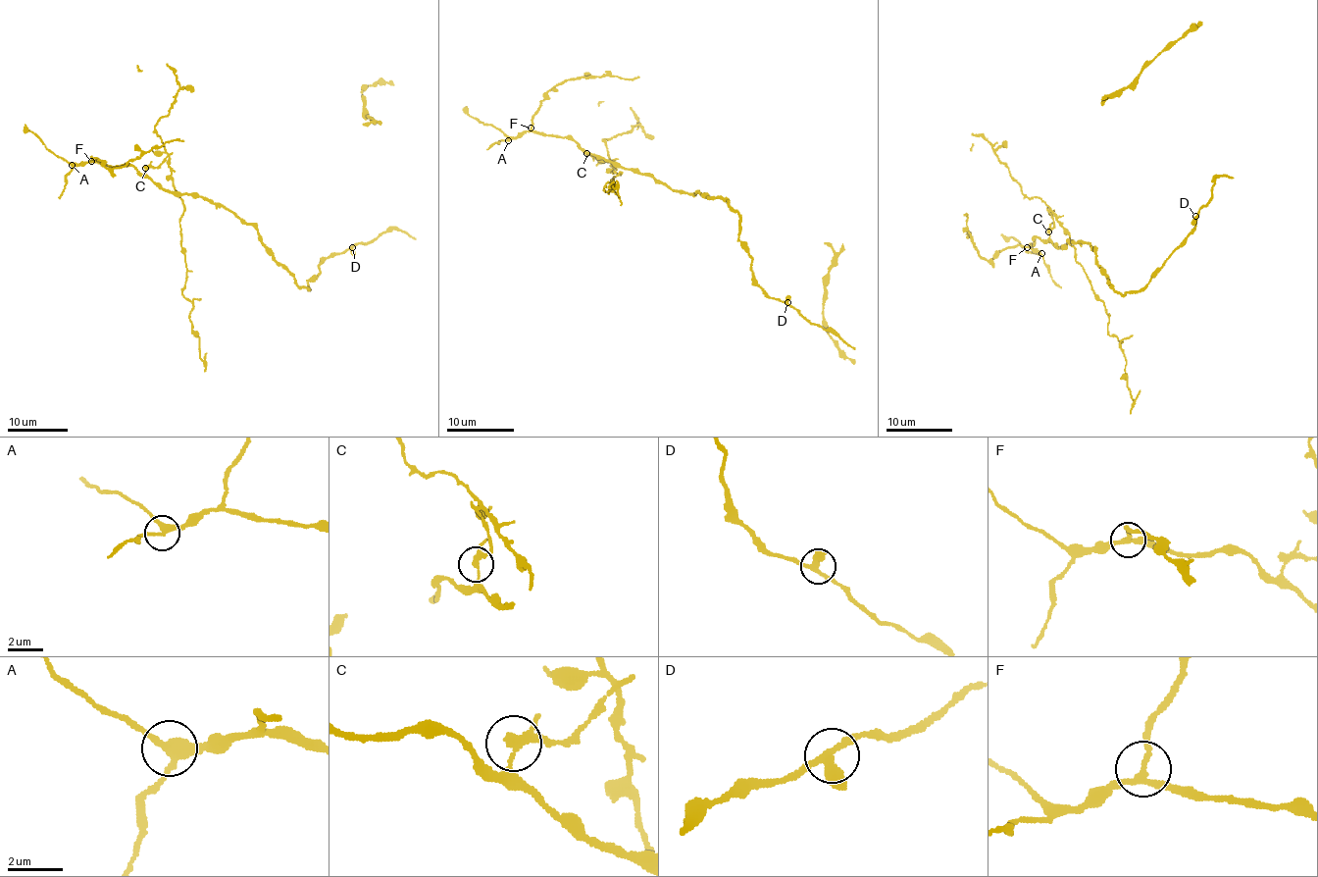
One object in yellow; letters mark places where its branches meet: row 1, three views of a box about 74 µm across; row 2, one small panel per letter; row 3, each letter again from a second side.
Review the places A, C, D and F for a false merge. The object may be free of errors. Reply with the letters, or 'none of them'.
C

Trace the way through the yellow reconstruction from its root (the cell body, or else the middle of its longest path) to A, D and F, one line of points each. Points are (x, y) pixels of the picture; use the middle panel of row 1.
A: (706, 196), (698, 191), (695, 194), (680, 192), (645, 175), (616, 168), (569, 137), (523, 131), (508, 140)
D: (706, 196), (720, 195), (738, 213), (738, 240), (751, 259), (752, 278), (770, 297), (787, 302)
F: (706, 196), (698, 191), (695, 194), (675, 191), (645, 175), (616, 168), (569, 137), (537, 133), (531, 128)

